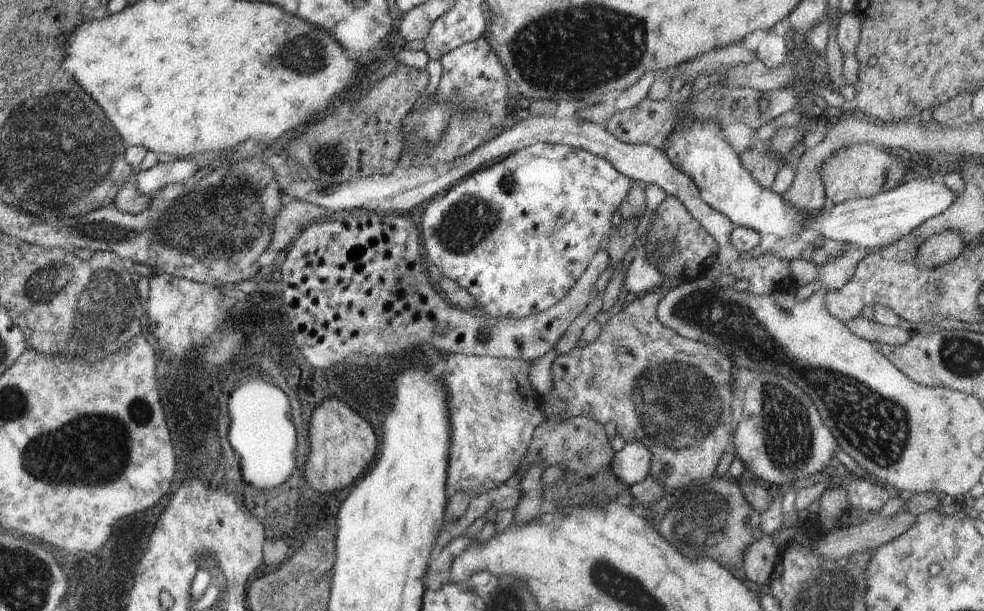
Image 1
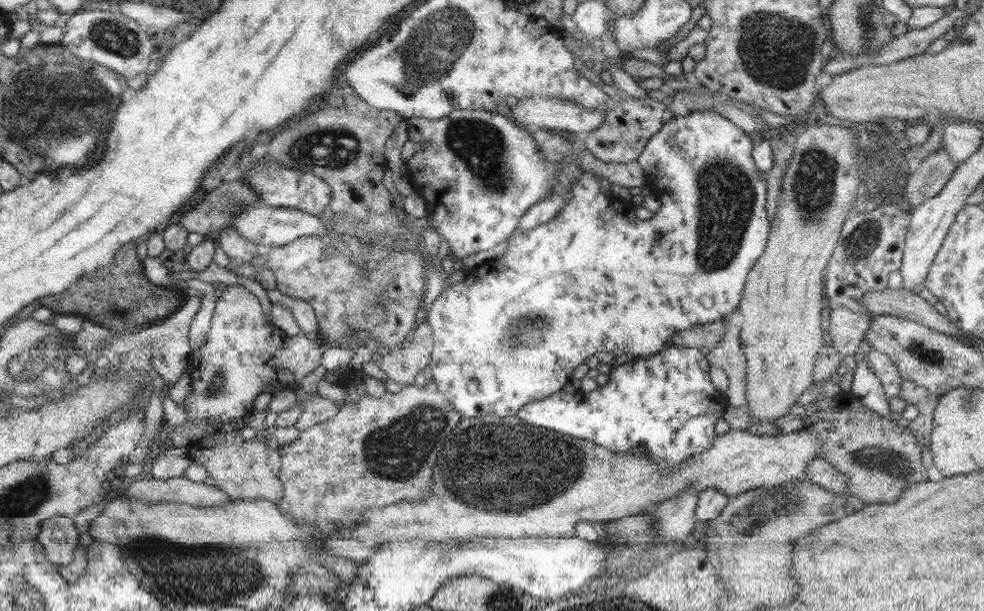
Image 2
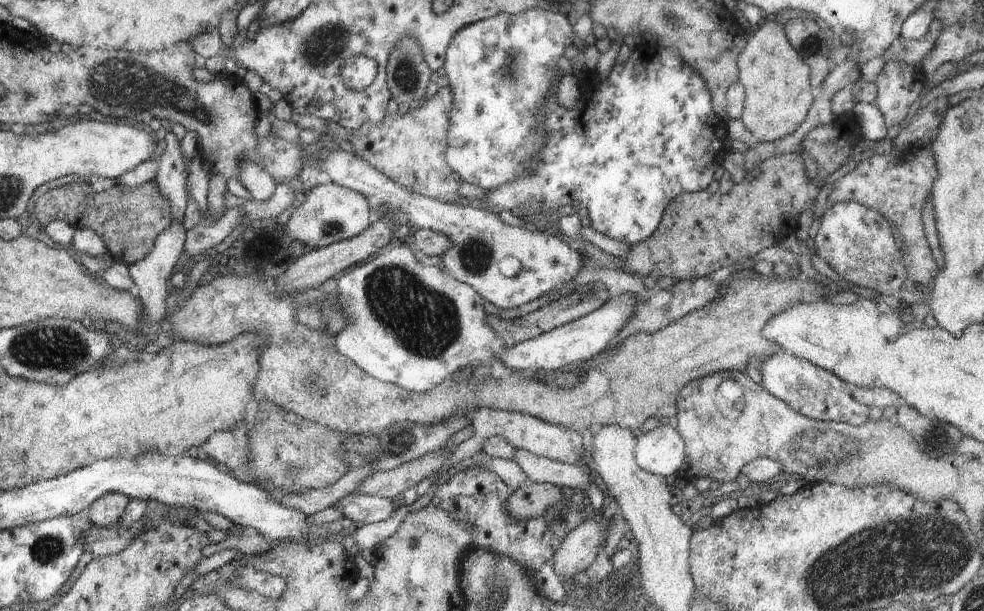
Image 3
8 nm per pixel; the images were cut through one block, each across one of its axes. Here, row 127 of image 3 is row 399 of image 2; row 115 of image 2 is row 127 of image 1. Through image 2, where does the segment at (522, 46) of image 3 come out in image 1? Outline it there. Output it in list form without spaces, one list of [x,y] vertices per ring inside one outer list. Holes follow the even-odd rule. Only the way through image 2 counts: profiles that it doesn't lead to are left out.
[[[704,117],[698,120],[686,119],[676,124],[676,128],[667,137],[662,150],[670,160],[670,163],[674,164],[694,182],[700,192],[702,201],[705,201],[713,210],[724,214],[735,226],[754,230],[760,235],[763,233],[772,234],[778,240],[788,241],[807,230],[818,230],[820,235],[832,239],[834,242],[851,244],[855,249],[878,251],[882,247],[892,245],[899,239],[910,235],[930,218],[943,214],[957,200],[956,195],[958,193],[954,193],[950,188],[947,188],[940,178],[933,179],[927,176],[917,176],[908,183],[899,185],[889,192],[869,198],[857,197],[856,199],[848,199],[841,204],[835,205],[829,212],[820,210],[809,215],[806,211],[786,203],[782,195],[775,192],[775,190],[761,188],[744,169],[739,158],[740,155],[737,155],[726,142],[720,133],[721,129],[721,124],[717,119],[711,120]]]

